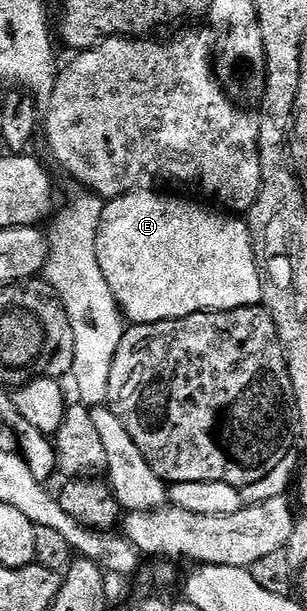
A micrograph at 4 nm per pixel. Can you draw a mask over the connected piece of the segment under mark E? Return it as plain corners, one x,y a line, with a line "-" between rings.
156,191
128,192
108,201
103,210
103,218
99,222
97,257
99,258
99,270
103,270
103,278
107,278
107,286
111,286
111,294
115,294
117,307
121,309
126,321
133,324
154,324
164,320
187,318
191,314
200,312
226,312
236,308
252,308
262,303
261,269
257,259
257,249
253,247
253,236
249,233
248,223
236,215
222,214
193,198
178,198
173,194
162,194
160,191

